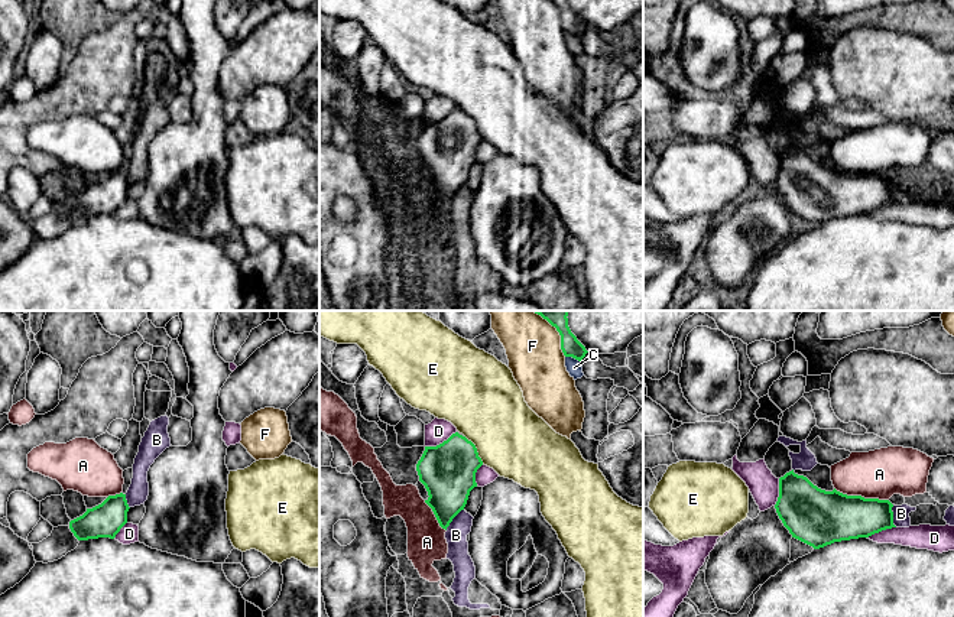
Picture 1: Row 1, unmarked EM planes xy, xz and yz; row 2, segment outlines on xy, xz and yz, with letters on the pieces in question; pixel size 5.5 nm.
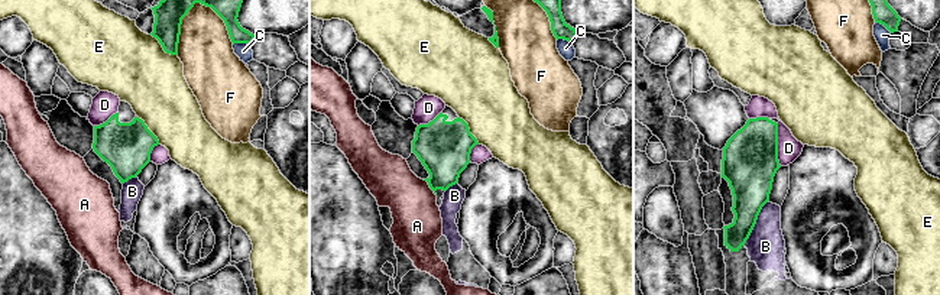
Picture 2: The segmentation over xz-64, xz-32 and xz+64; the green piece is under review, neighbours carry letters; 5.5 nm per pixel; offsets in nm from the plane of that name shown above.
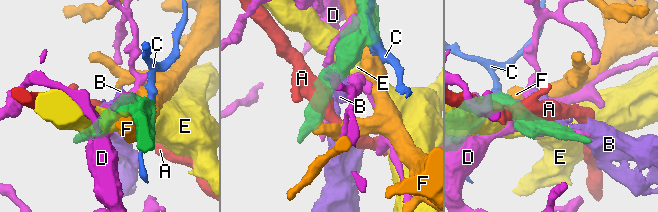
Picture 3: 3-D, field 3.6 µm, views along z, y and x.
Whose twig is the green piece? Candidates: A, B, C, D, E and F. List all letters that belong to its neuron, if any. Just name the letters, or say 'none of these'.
none of these

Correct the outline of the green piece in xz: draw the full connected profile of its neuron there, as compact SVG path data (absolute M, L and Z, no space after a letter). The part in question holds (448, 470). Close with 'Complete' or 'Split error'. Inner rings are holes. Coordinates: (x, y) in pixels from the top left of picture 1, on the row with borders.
M458 432L437 446L425 446L416 471L429 496L425 503L442 529L464 510L481 465L476 445Z. Complete

